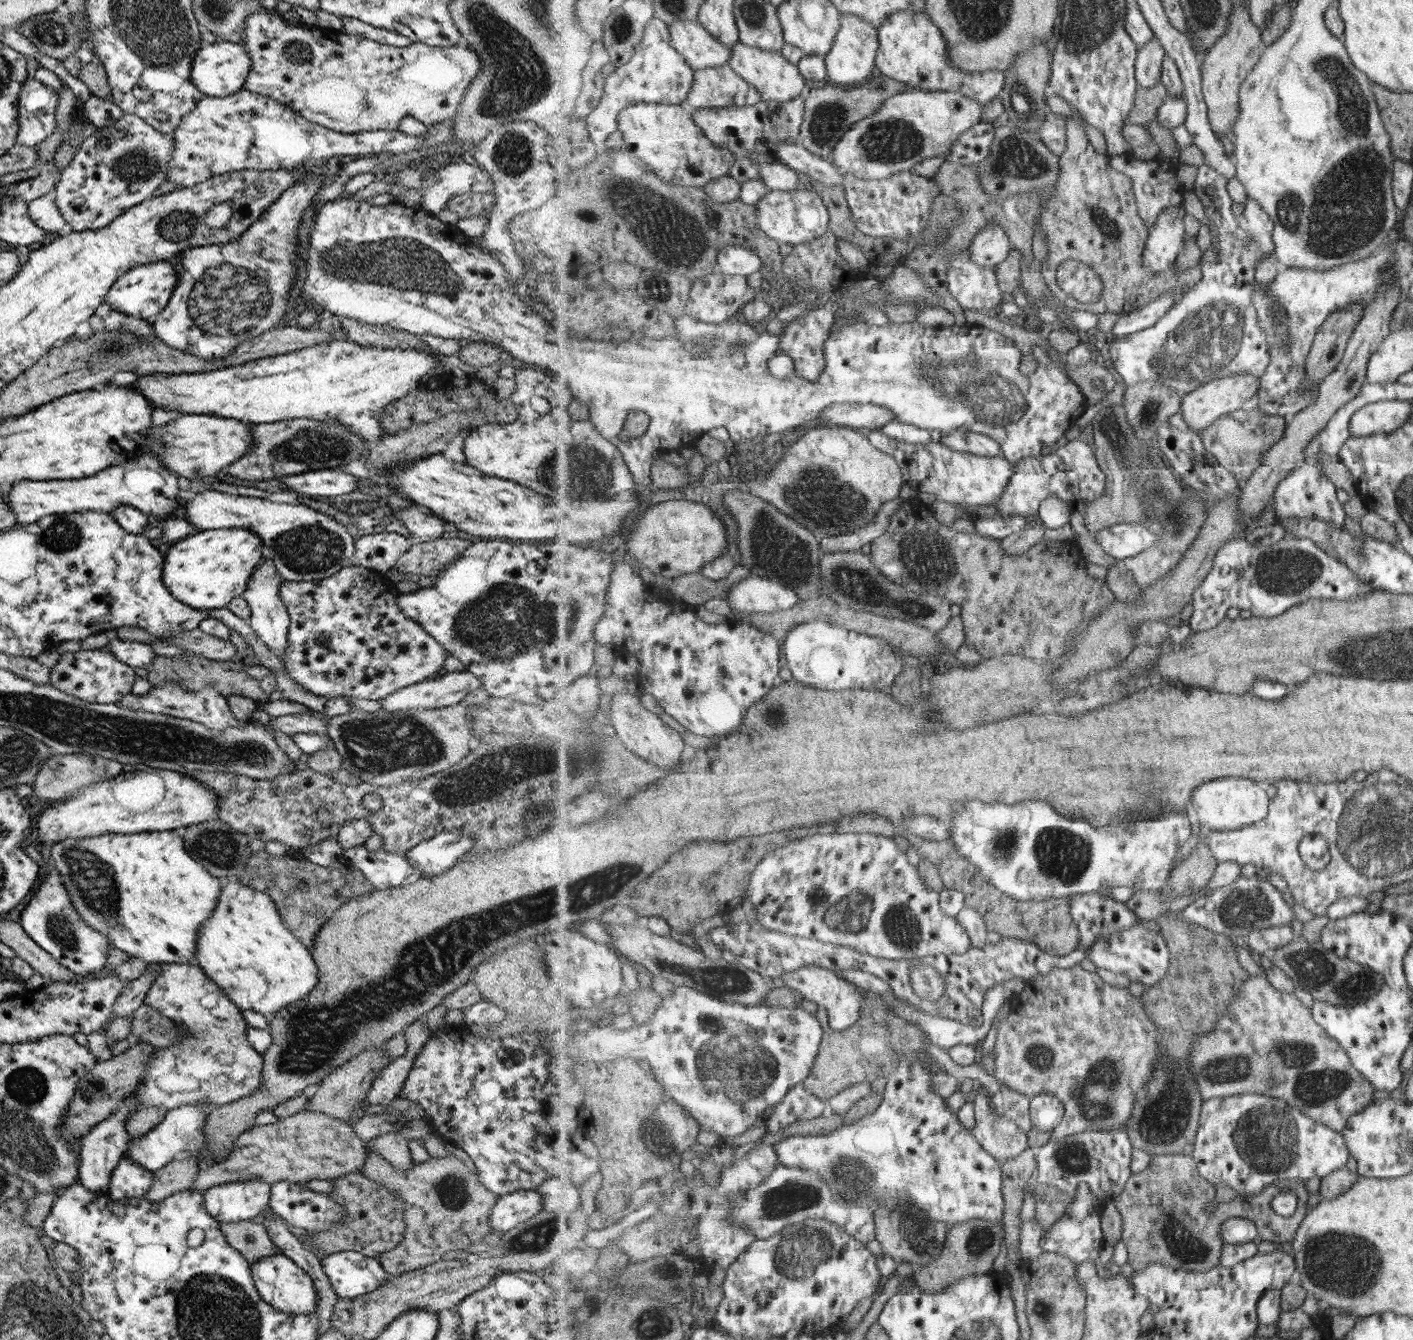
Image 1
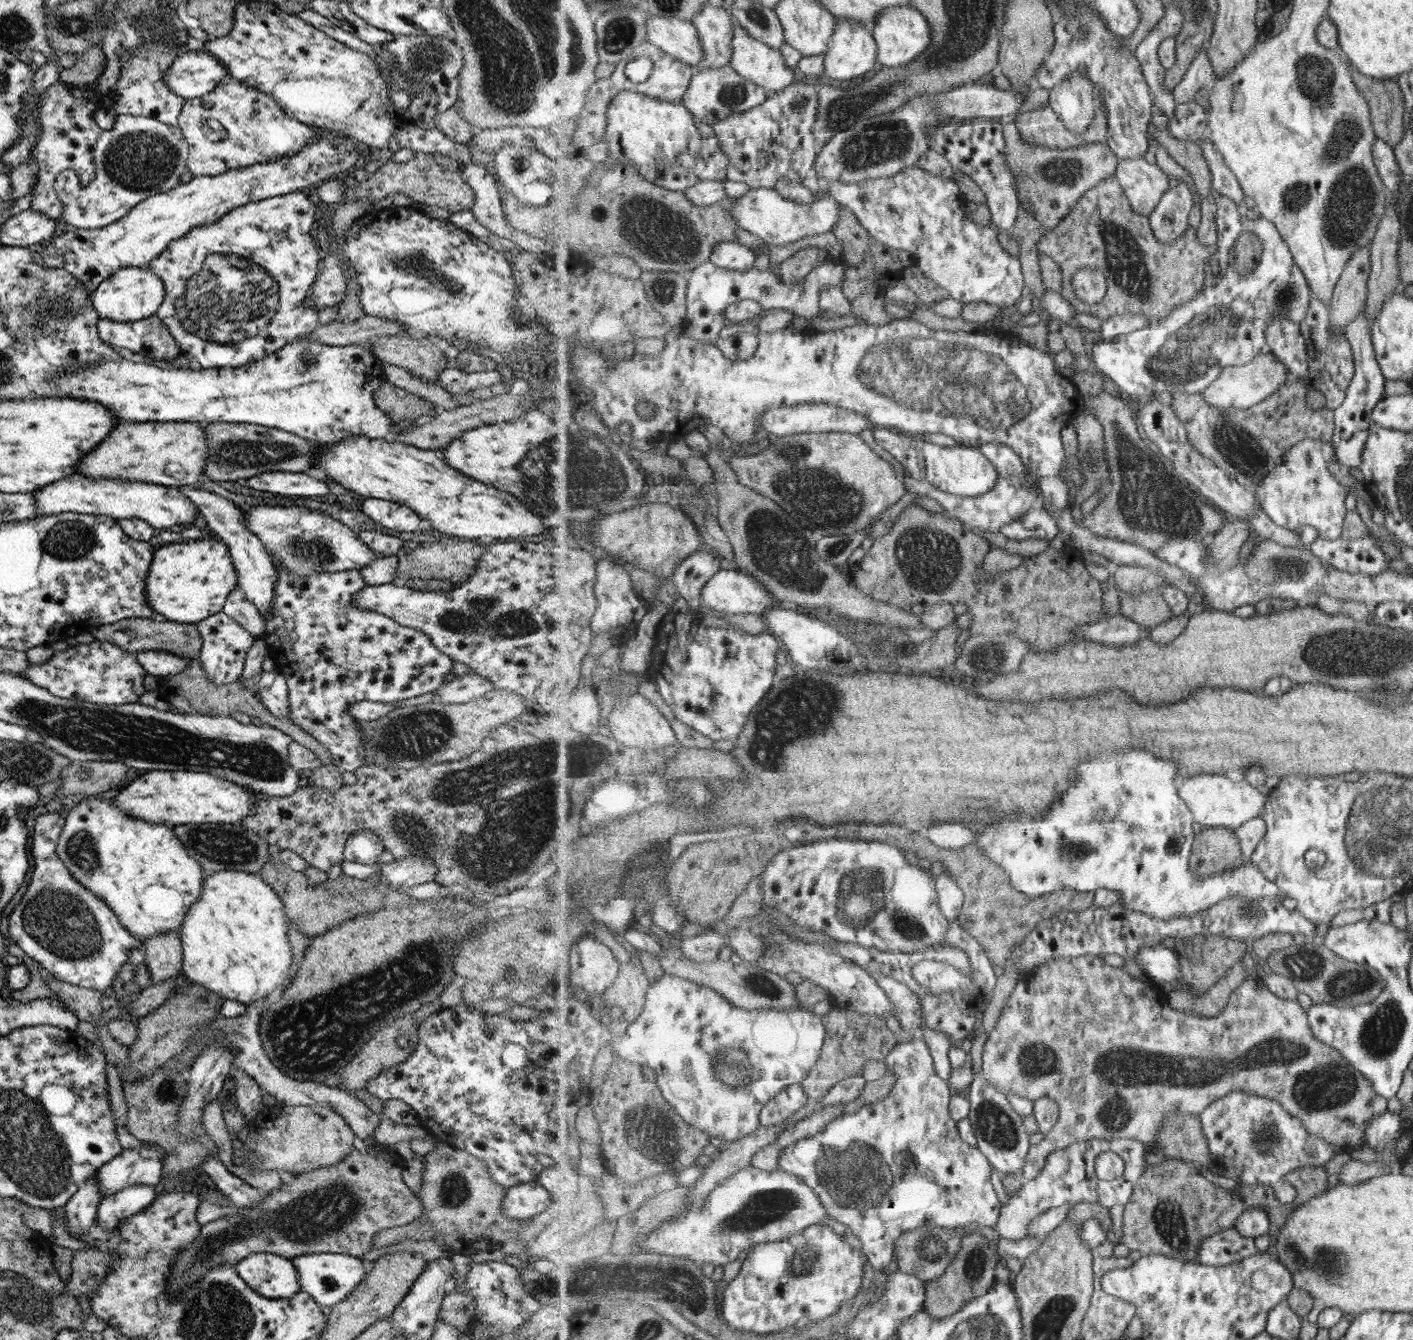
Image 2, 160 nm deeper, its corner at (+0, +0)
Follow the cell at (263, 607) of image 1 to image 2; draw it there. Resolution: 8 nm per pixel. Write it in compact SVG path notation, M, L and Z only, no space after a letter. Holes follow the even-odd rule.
M208 486L201 489L175 488L193 503L196 511L203 516L203 520L212 534L216 535L227 547L237 577L236 584L244 592L244 597L253 603L261 616L263 613L270 613L272 590L276 579L275 567L277 566L274 566L271 555L266 553L266 548L259 542L259 539L243 526L241 507L220 497L213 488Z

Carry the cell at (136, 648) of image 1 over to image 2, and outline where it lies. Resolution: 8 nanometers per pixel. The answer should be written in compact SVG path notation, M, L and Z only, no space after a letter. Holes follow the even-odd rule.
M155 650L138 651L135 660L145 674L153 677L181 673L187 667L188 662L187 658Z

